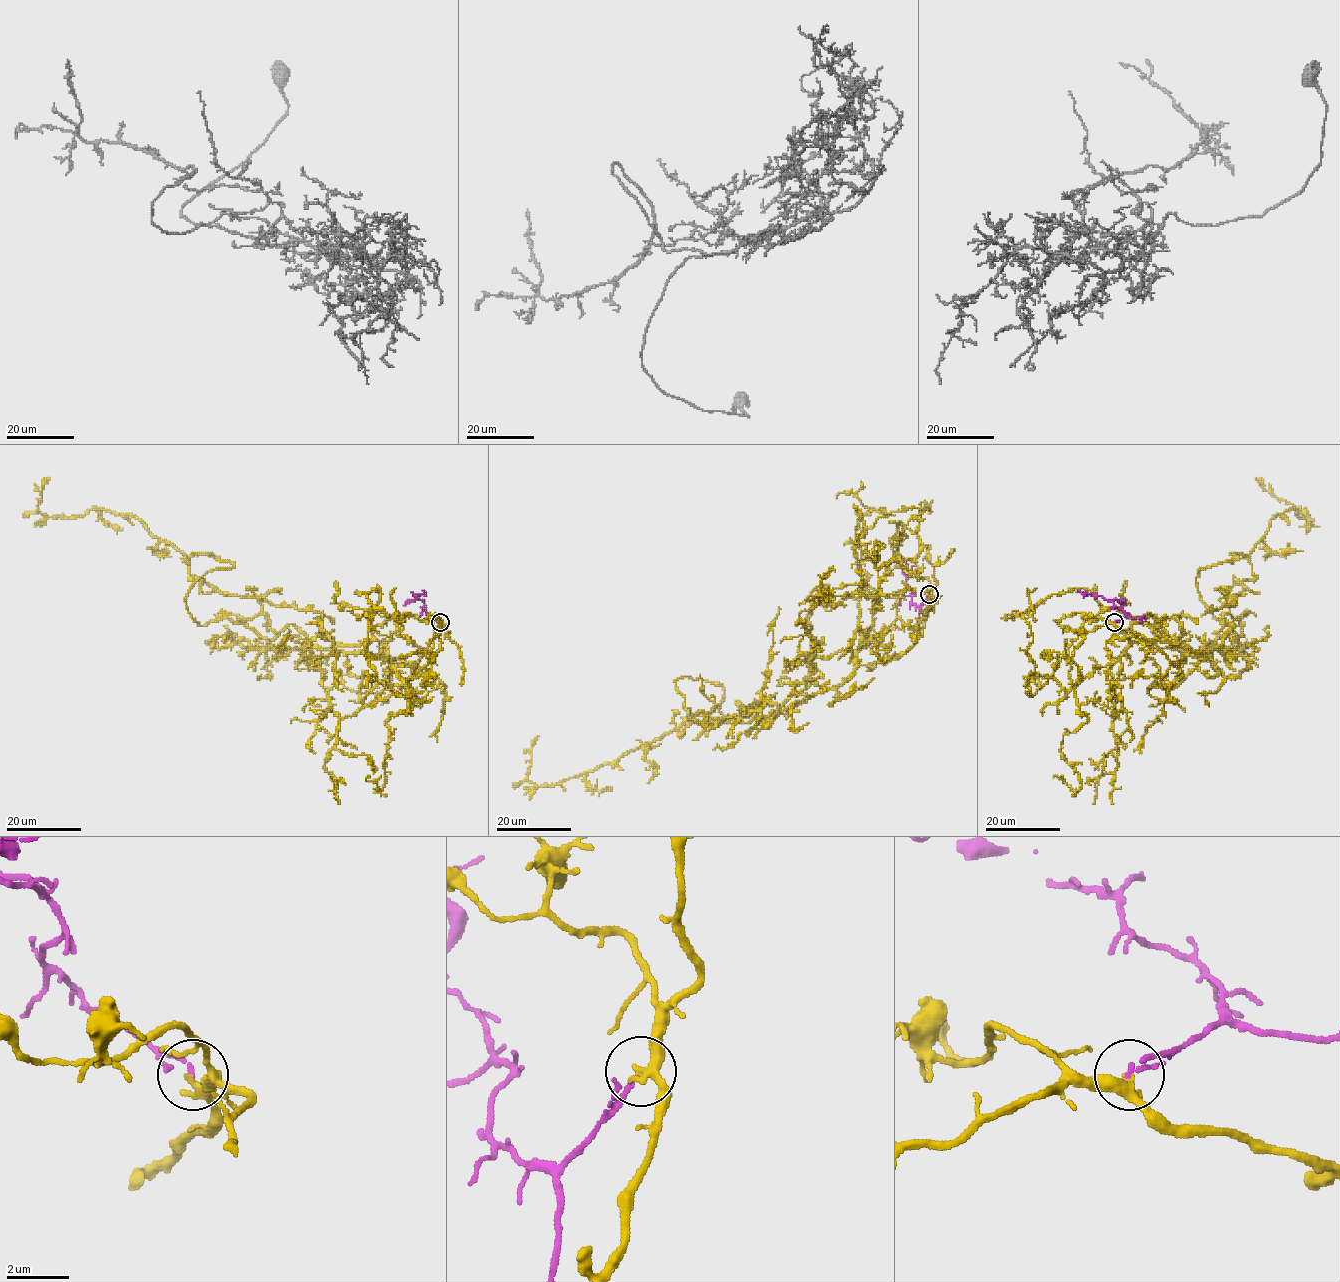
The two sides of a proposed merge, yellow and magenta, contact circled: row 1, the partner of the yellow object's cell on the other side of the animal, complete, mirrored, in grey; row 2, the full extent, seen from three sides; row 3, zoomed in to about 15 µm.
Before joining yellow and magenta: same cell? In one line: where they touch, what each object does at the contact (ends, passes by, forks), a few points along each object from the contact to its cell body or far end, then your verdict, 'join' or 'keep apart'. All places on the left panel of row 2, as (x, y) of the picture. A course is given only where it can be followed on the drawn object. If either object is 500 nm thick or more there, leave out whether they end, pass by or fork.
(440, 622) | yellow passes by | magenta ends | yellow via (440, 622), (399, 664), (291, 624), (199, 625), (189, 589), (233, 564), (129, 515), (48, 517), (49, 478) | magenta via (440, 622), (422, 609), (424, 604), (416, 596), (425, 593), (421, 590) | join

